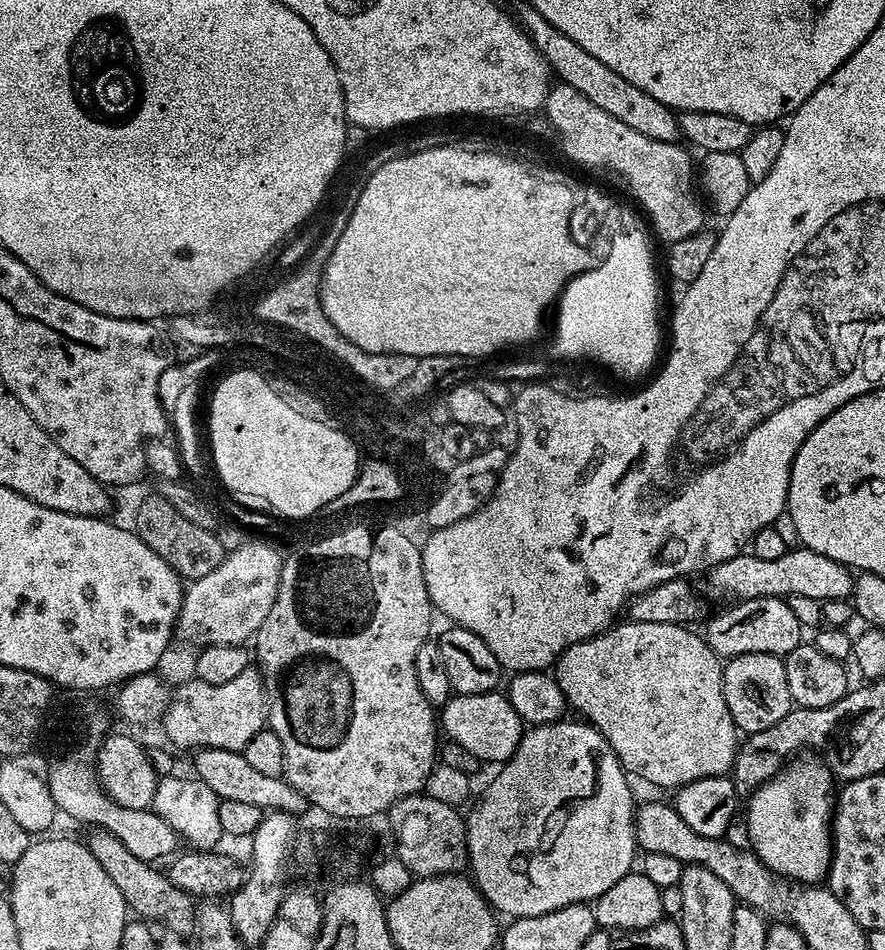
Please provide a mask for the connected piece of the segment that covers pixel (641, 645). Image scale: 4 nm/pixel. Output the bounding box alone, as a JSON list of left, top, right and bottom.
[554,622,738,790]

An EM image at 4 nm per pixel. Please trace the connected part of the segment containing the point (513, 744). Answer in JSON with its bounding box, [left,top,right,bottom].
[438,690,526,766]

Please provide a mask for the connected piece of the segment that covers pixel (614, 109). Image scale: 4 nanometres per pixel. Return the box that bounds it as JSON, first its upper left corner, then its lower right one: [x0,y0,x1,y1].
[514,2,678,142]

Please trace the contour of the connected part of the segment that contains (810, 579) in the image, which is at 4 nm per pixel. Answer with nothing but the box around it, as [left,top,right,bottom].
[707,546,853,602]

